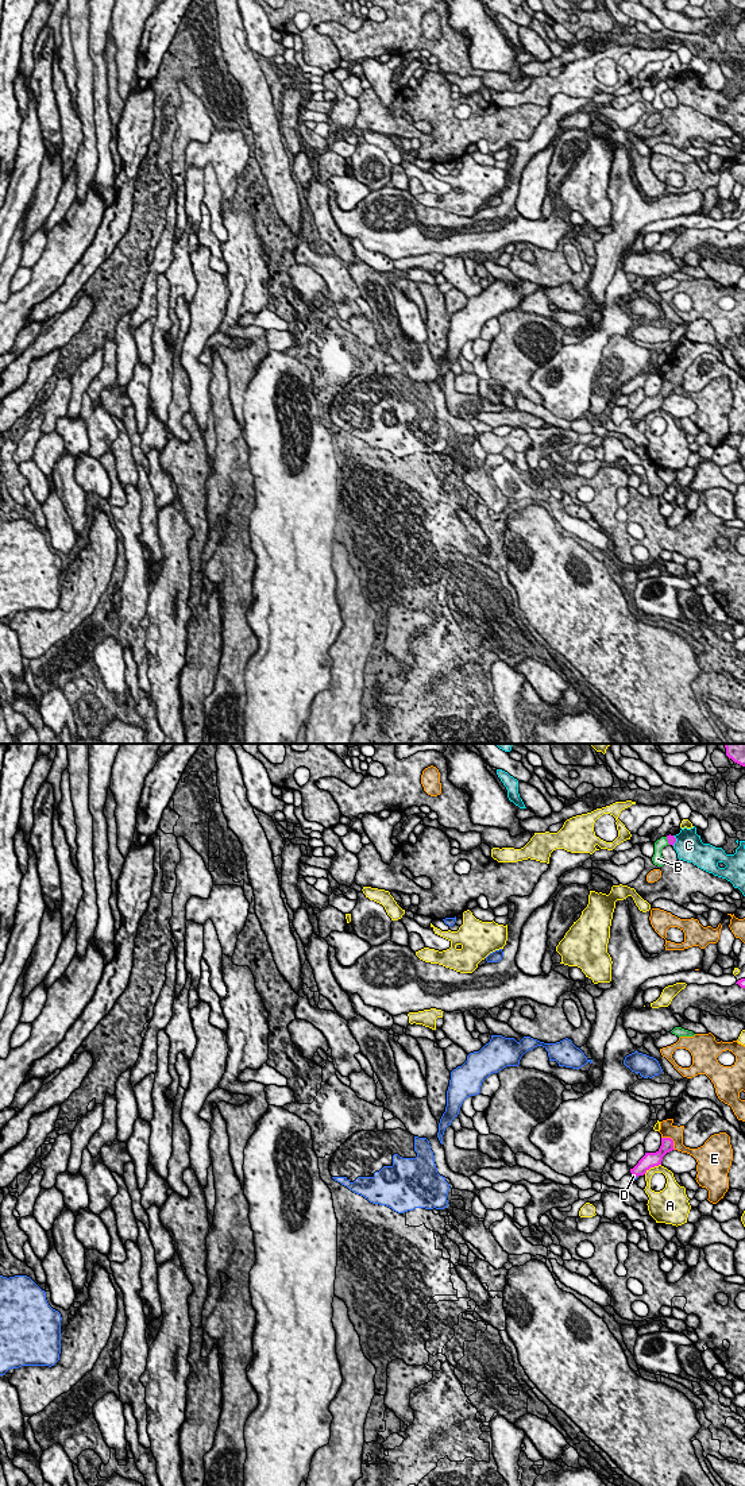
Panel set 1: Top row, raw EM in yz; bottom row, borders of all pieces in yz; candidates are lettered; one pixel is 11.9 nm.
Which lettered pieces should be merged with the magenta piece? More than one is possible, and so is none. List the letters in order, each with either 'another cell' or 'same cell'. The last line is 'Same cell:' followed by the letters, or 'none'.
A: another cell
B: another cell
C: another cell
D: another cell
E: another cell
Same cell: none

